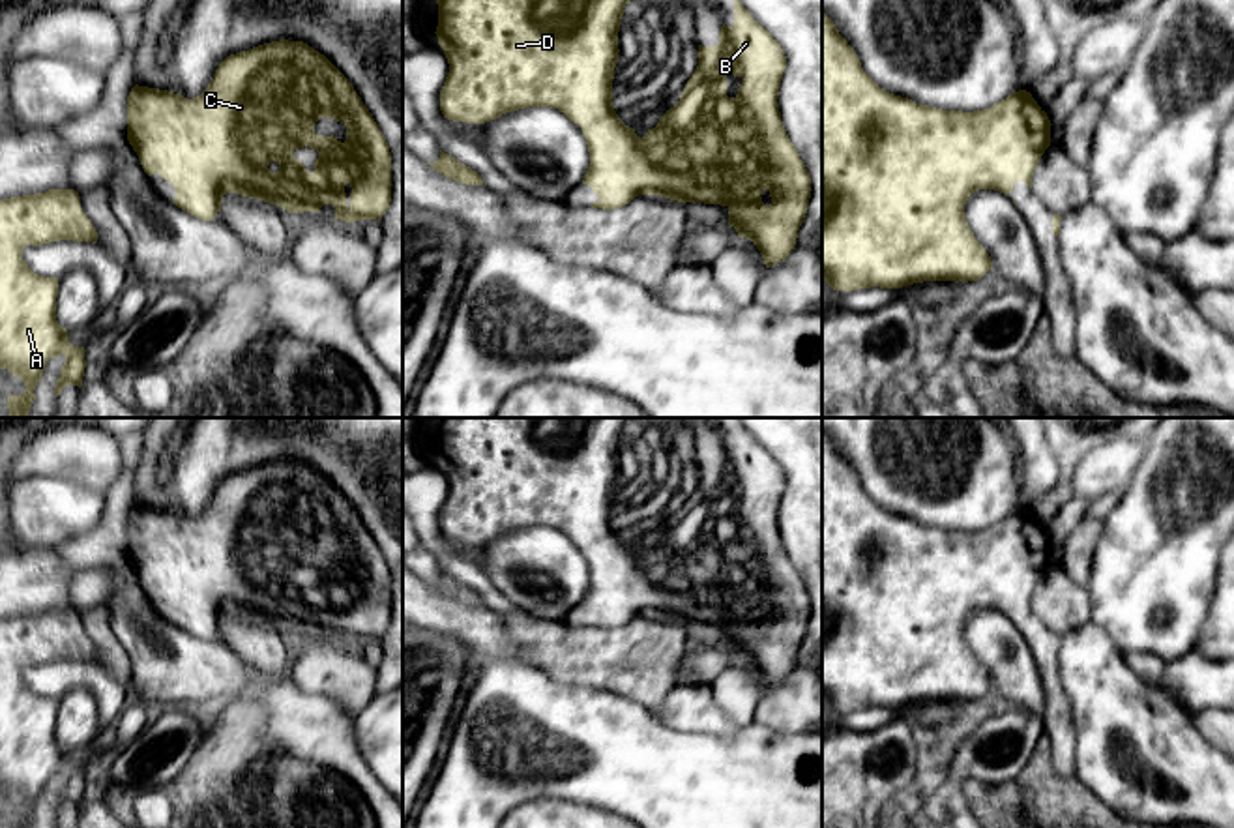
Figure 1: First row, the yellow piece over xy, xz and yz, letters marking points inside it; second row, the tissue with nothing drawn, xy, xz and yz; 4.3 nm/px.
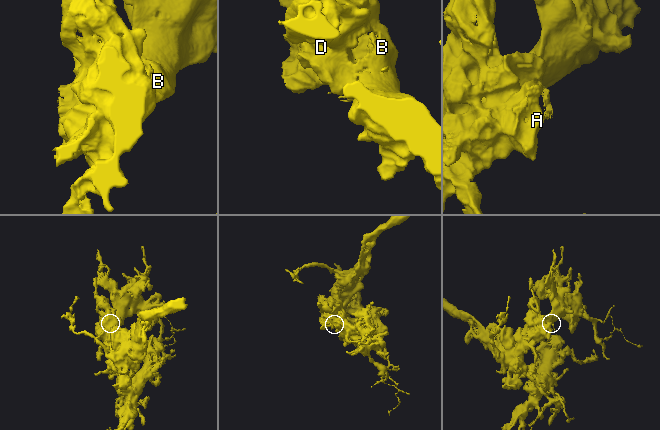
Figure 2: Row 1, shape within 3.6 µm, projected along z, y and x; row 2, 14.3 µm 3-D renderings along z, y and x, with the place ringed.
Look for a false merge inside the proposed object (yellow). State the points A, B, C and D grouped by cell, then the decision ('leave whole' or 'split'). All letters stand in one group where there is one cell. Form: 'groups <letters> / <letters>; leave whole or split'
groups A B C D; leave whole

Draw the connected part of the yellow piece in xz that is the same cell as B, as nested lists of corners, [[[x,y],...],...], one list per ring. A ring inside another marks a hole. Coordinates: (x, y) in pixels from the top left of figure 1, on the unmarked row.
[[[436,418],[438,465],[449,483],[440,510],[440,530],[453,541],[485,543],[506,532],[551,526],[579,543],[590,571],[582,603],[599,616],[592,628],[614,629],[639,614],[659,614],[678,622],[721,624],[728,628],[728,644],[740,658],[751,659],[766,688],[785,680],[796,665],[811,618],[811,598],[790,562],[777,525],[779,504],[786,487],[781,465],[764,450],[743,423],[734,418],[734,444],[721,446],[719,463],[698,465],[698,485],[689,496],[680,521],[640,558],[612,526],[612,500],[618,481],[618,451],[629,418]],[[727,496],[742,496],[734,517],[727,515]]]

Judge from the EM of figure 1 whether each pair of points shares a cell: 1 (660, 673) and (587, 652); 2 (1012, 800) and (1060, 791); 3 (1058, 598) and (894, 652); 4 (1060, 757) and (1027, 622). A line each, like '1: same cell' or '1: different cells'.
1: same cell
2: same cell
3: different cells
4: same cell

